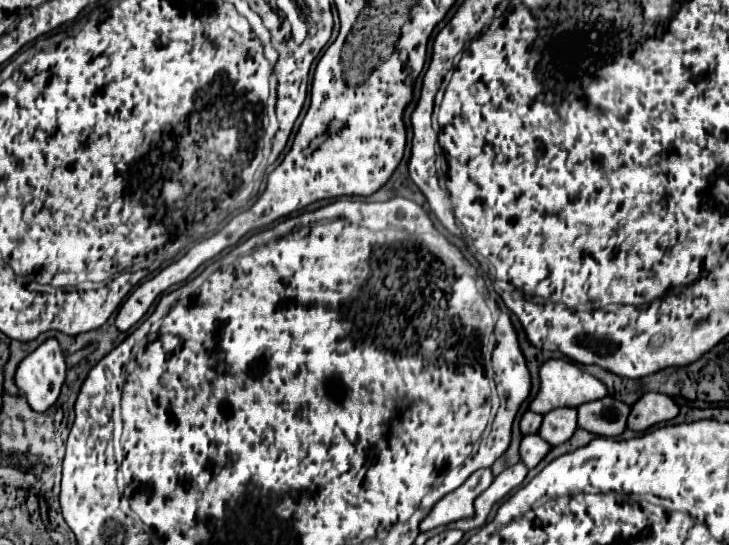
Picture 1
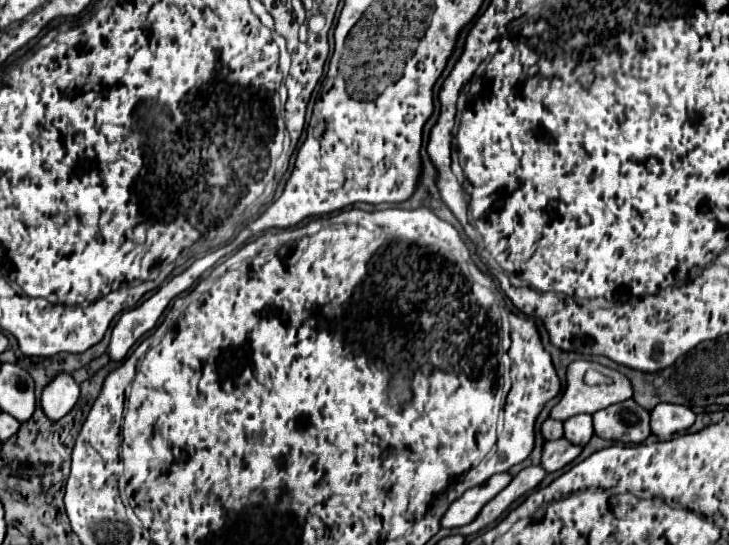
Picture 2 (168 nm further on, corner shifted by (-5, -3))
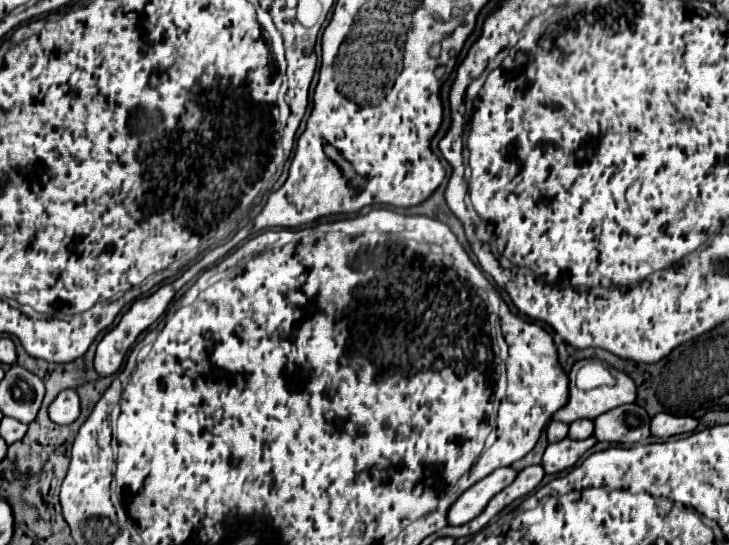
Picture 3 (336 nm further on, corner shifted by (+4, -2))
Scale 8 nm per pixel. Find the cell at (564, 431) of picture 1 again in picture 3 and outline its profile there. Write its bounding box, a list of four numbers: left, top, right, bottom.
[568,420,594,440]

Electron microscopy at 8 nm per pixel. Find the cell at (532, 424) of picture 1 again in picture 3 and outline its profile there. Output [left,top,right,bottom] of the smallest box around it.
[546,420,568,442]

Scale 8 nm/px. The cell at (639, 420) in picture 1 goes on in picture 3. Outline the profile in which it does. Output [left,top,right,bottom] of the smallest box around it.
[652,414,698,438]

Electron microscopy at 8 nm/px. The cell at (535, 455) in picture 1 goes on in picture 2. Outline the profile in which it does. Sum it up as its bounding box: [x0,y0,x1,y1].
[541,439,581,473]

